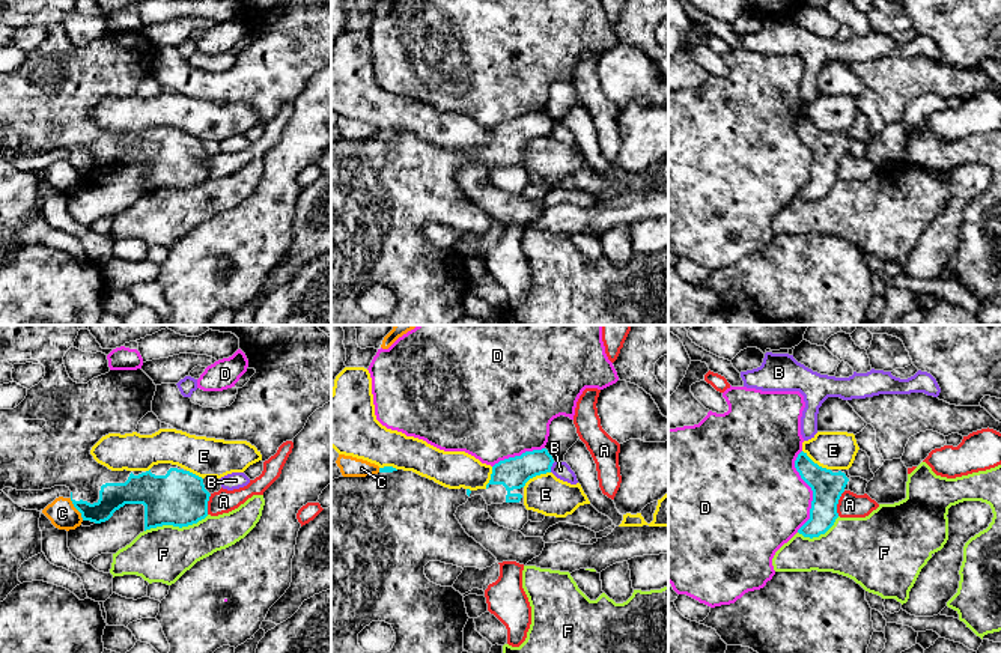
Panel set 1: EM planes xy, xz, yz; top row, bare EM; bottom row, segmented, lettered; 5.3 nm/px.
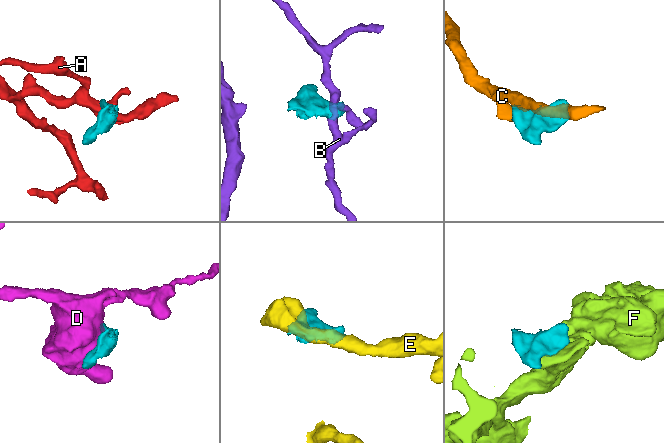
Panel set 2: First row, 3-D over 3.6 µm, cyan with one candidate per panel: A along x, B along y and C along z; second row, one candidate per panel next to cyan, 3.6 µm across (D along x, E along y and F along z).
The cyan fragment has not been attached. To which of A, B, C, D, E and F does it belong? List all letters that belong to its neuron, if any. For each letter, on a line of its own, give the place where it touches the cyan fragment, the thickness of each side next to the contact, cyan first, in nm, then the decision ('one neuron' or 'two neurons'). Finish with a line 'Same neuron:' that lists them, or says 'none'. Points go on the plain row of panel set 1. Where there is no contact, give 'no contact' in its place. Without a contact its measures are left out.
A: yz (837, 166) | 170/130 nm | two neurons
B: xz (551, 128) | 170/90 nm | two neurons
C: xy (76, 170) | 140/150 nm | two neurons
D: yz (812, 152) | 170/440 nm | two neurons
E: yz (816, 127) | 170/200 nm | two neurons
F: xy (176, 188) | 300/300 nm | two neurons
Same neuron: none

